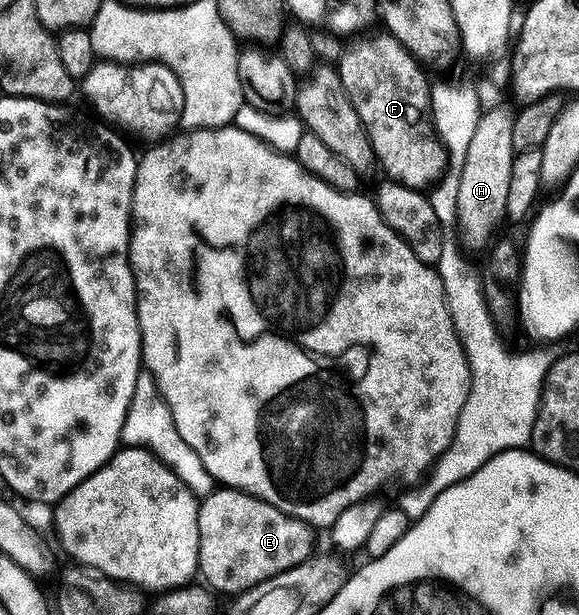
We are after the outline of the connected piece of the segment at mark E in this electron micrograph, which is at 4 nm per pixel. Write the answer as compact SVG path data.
M221 486L204 497L197 509L197 521L199 576L217 594L249 592L255 586L299 566L315 552L313 525L283 514L283 510L240 492L238 488Z

